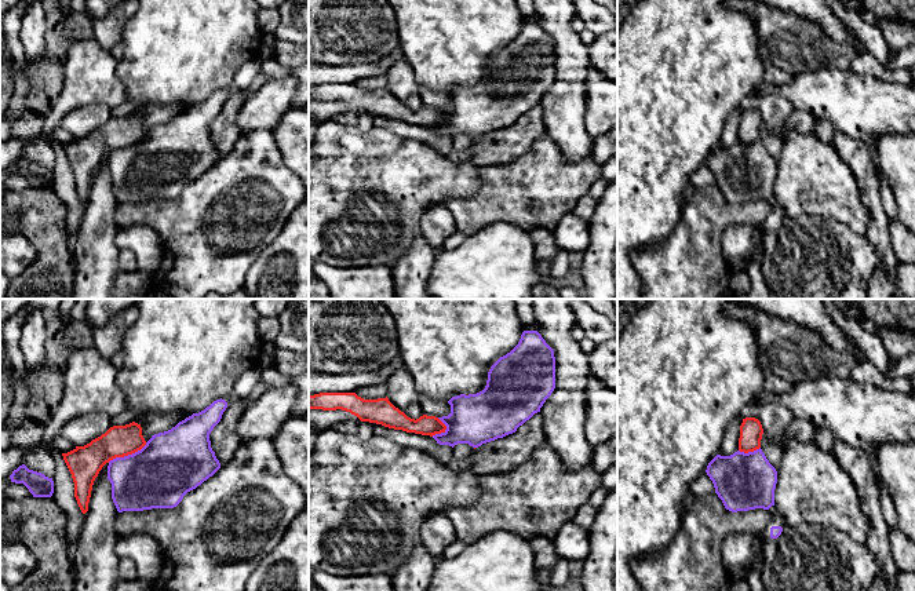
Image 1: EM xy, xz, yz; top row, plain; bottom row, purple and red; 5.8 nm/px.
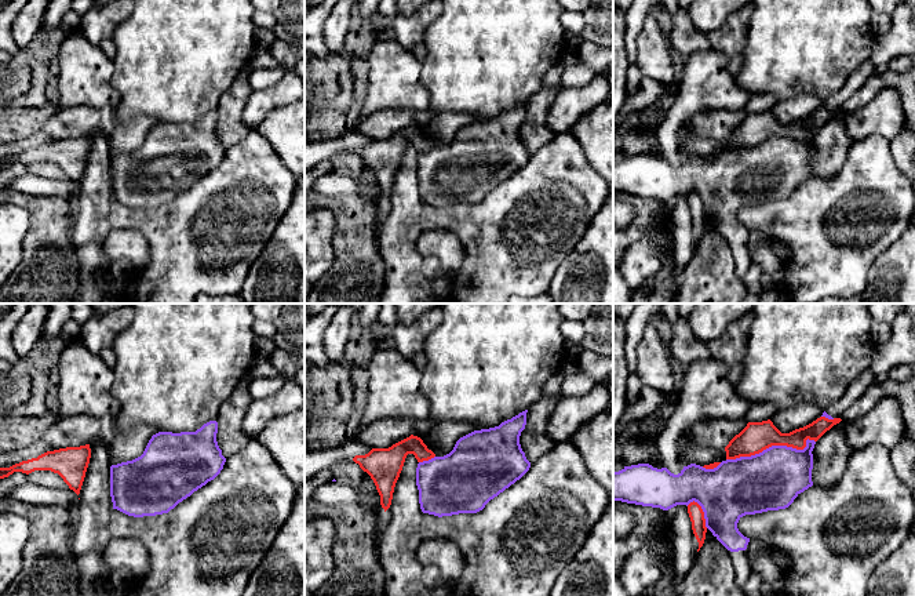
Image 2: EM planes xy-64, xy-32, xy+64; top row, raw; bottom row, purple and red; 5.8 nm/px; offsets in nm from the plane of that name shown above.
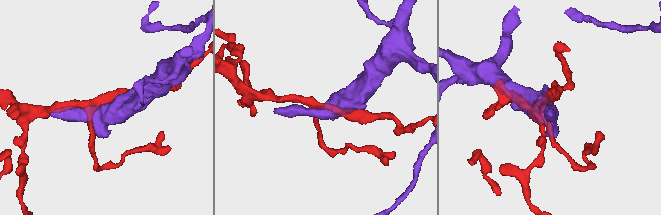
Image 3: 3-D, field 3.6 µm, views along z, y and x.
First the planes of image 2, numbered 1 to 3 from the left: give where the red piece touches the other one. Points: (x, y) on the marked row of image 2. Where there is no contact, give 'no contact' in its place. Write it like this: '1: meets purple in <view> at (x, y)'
1: no contact
2: meets purple in xy-32 at (426, 461)
3: meets purple in xy+64 at (772, 446)

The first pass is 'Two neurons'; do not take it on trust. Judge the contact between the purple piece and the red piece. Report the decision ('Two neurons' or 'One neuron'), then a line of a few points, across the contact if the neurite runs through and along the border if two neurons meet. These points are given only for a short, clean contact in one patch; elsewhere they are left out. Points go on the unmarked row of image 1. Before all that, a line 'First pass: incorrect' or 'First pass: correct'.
First pass: incorrect
One neuron

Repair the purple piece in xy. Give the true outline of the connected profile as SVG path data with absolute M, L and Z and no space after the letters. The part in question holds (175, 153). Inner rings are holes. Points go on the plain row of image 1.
M216 91L171 121L152 127L147 134L142 127L141 116L135 113L113 117L90 135L62 145L74 174L74 189L81 204L88 203L94 172L106 154L109 156L107 171L112 175L112 190L119 204L176 198L187 183L196 180L220 160L211 139L209 125L220 113L226 99L225 91Z

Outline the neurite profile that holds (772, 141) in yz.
M765 124L761 131L761 141L765 145L769 154L779 163L781 156L783 136L781 134L772 132Z

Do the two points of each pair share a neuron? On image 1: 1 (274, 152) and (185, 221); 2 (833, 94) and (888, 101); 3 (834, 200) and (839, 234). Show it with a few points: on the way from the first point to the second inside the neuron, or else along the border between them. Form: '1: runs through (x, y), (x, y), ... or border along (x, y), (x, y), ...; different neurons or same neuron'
1: runs through (252, 168), (226, 193), (207, 203); same neuron
2: runs through (846, 99), (850, 102), (874, 102); same neuron
3: border along (831, 221), (845, 223), (864, 236); different neurons

